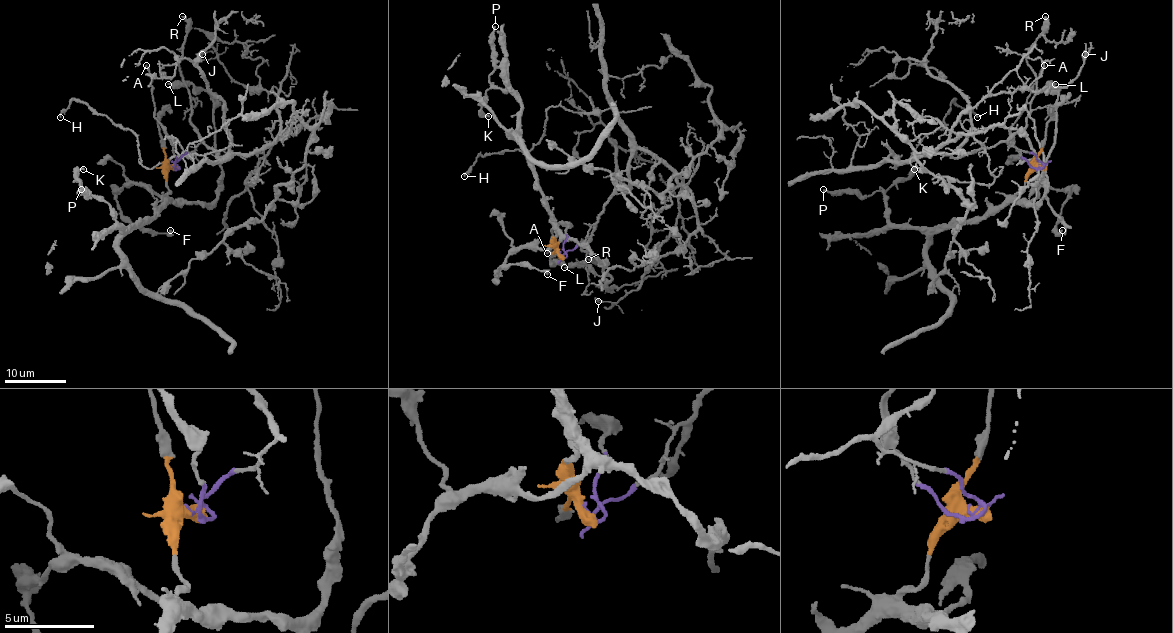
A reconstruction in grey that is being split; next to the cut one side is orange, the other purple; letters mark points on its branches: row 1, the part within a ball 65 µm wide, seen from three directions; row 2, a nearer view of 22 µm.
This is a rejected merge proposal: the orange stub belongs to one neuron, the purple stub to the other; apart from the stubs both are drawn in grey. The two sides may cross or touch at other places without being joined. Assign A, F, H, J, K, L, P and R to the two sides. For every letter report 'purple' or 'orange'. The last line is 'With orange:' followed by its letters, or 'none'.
A: purple
F: orange
H: purple
J: purple
K: orange
L: orange
P: orange
R: purple
With orange: F, K, L, P

